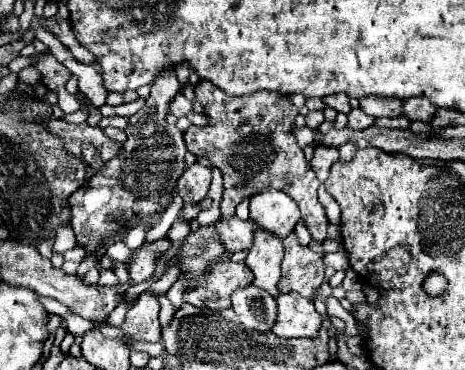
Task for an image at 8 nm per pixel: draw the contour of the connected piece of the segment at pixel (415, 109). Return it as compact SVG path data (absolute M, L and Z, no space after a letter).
M404 100L404 116L412 122L420 120L428 124L434 112L436 112L436 106L430 104L430 100Z

